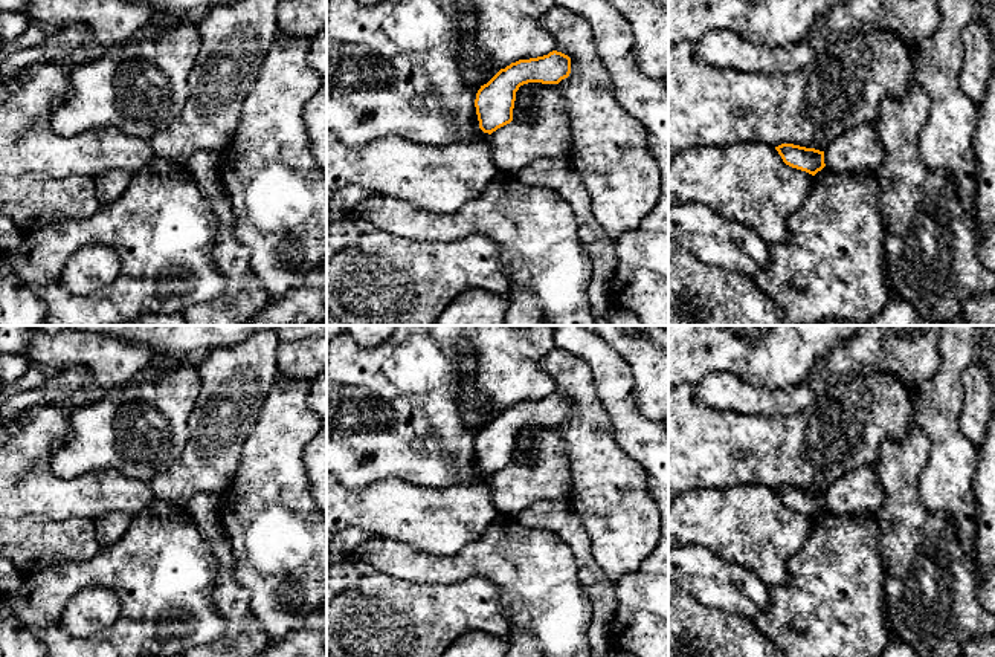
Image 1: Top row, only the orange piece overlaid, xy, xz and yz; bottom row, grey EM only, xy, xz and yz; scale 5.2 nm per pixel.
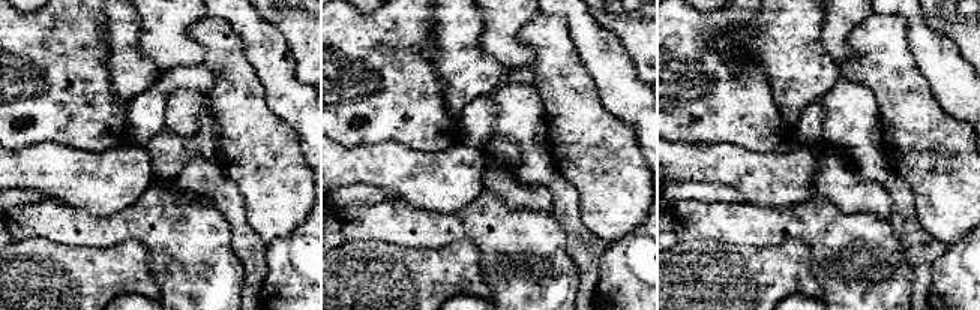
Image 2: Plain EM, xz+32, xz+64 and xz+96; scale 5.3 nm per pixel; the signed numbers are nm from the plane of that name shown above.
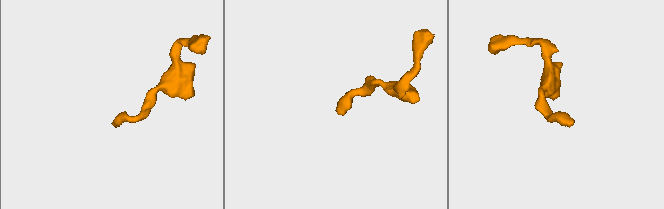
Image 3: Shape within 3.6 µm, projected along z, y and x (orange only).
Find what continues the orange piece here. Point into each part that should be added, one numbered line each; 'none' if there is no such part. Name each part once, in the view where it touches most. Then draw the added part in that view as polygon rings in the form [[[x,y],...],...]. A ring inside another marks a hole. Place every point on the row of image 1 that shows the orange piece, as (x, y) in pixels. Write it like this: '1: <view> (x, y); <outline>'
none

